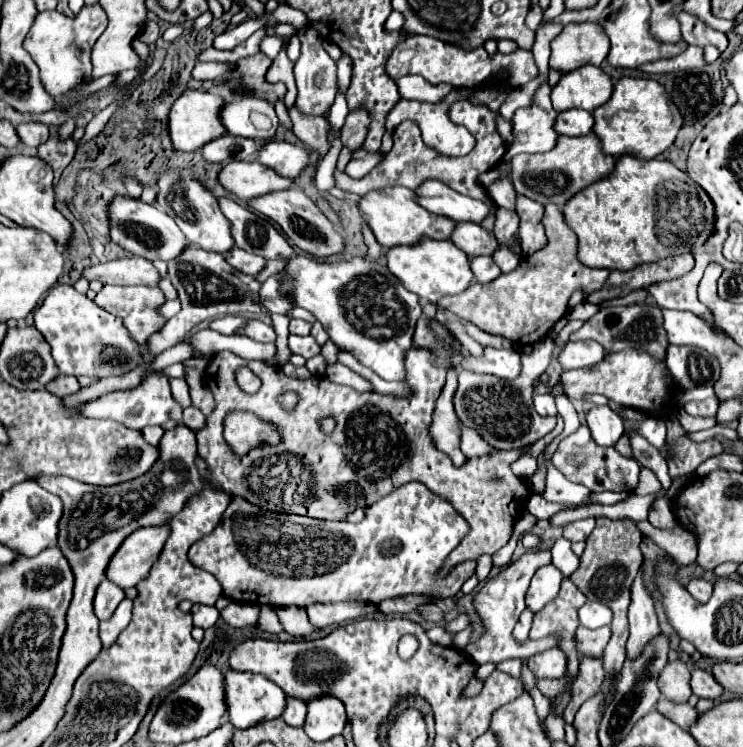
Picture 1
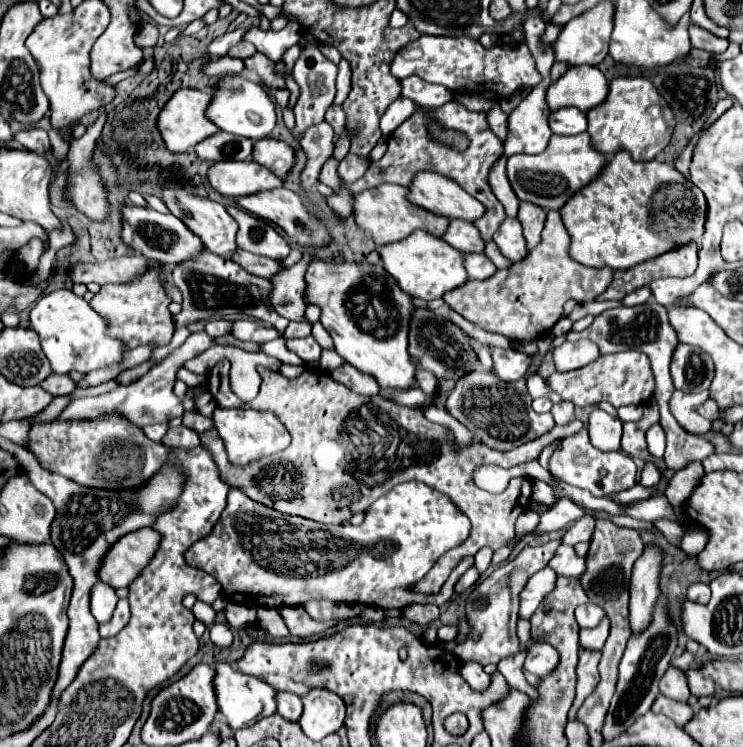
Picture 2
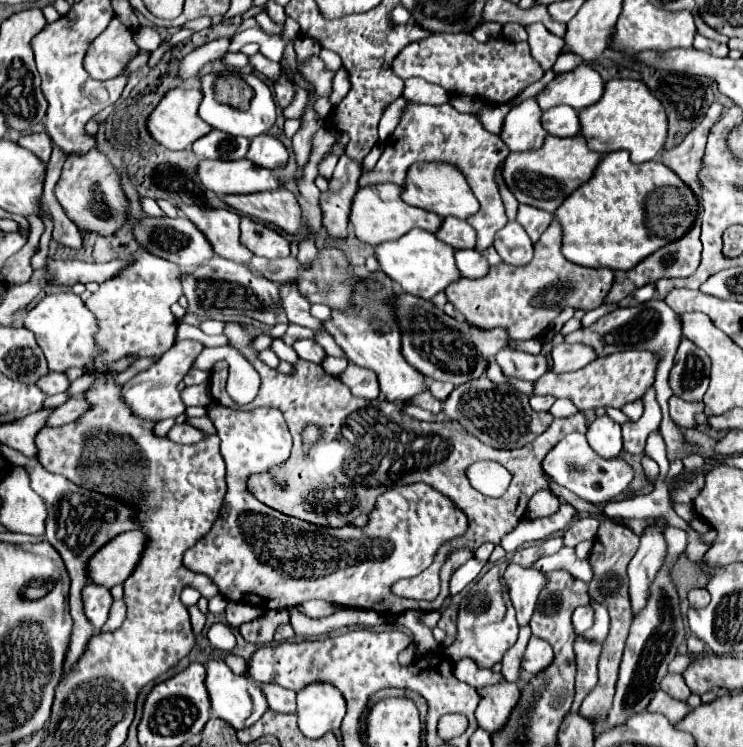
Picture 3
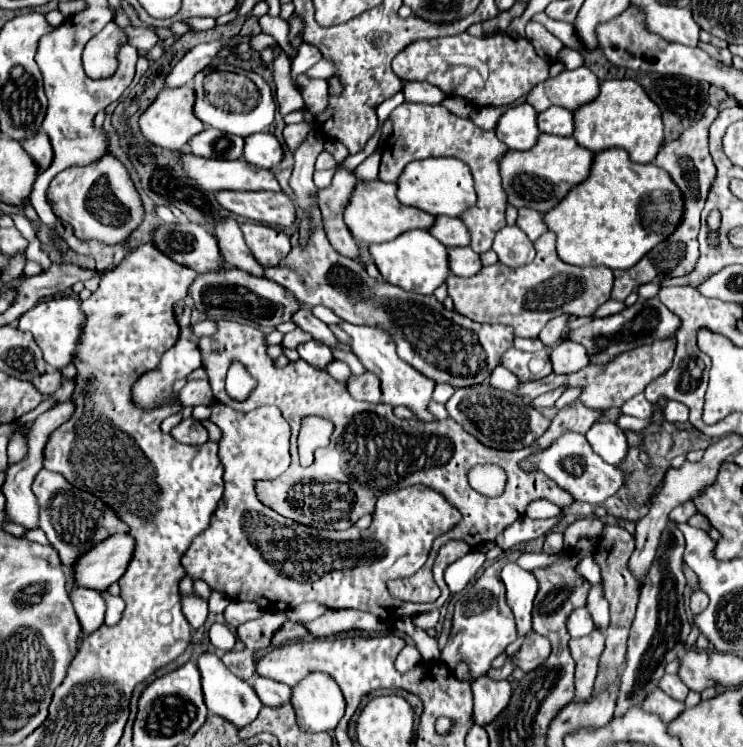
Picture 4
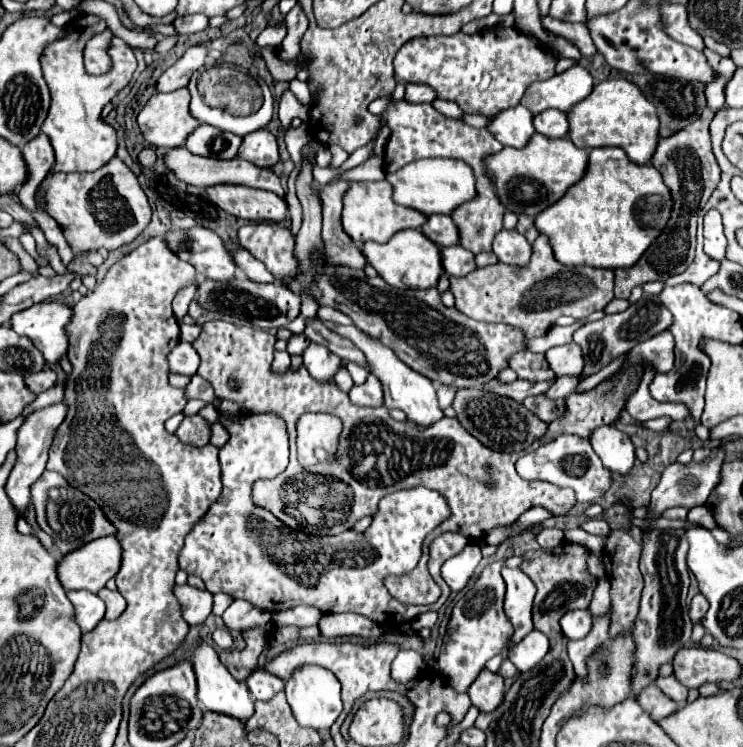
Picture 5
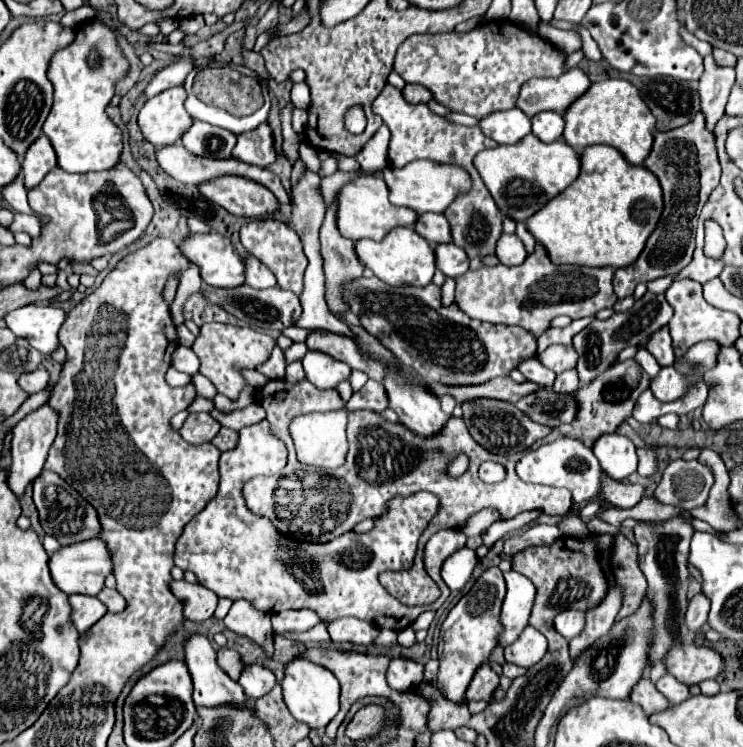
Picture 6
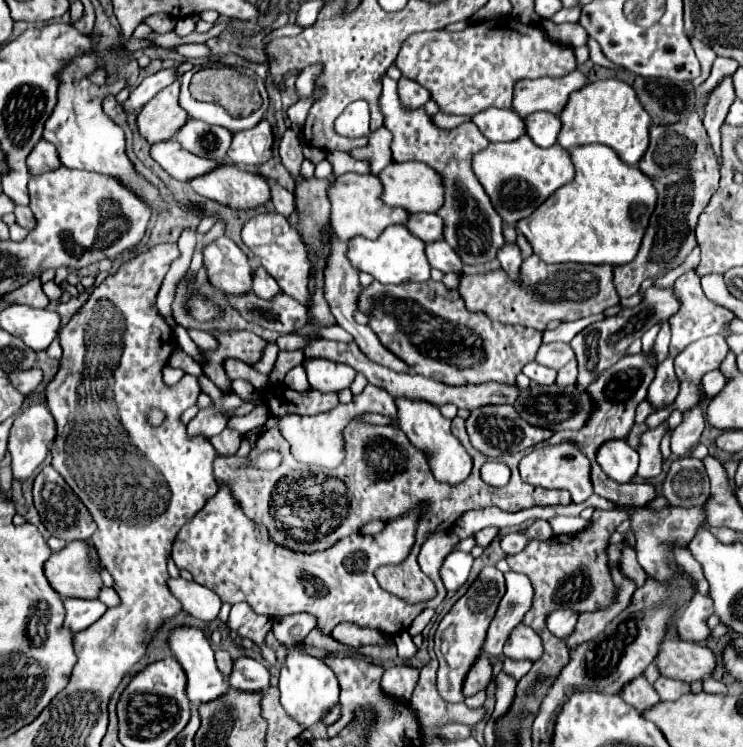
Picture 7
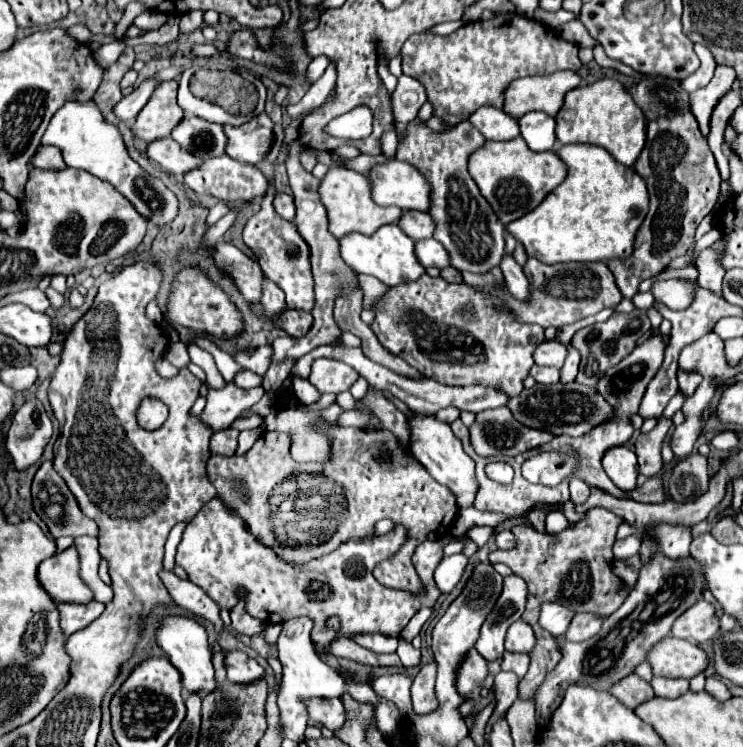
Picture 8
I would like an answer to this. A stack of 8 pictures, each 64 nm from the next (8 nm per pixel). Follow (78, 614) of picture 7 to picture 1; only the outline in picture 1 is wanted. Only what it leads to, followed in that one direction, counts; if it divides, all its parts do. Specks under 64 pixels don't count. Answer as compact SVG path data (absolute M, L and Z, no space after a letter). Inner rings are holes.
M102 580L100 586L96 588L96 596L94 596L94 612L98 620L108 620L116 606L122 602L124 598L124 590L118 588L116 584L112 584L110 580Z

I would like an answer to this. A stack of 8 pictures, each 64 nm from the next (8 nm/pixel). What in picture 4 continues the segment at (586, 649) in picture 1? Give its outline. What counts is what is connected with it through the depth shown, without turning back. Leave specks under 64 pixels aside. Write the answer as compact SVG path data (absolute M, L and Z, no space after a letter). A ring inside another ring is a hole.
M592 586L592 590L589 591L586 608L588 608L595 628L602 628L606 630L608 626L608 600L604 598L604 592L600 586Z

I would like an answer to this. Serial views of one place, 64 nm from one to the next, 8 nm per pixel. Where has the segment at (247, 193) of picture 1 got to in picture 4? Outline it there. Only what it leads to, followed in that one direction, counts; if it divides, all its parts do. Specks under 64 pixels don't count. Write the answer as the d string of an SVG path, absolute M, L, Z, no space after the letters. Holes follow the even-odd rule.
M180 154L184 174L200 188L216 190L272 190L280 192L280 184L270 170L248 164L246 160L208 160L194 154Z

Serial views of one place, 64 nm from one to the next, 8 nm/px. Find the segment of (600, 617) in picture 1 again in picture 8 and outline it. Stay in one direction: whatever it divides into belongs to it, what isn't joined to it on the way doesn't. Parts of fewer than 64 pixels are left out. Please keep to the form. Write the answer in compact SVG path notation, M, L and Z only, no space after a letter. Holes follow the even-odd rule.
M542 602L540 604L540 626L548 630L552 636L564 636L574 612L558 602Z

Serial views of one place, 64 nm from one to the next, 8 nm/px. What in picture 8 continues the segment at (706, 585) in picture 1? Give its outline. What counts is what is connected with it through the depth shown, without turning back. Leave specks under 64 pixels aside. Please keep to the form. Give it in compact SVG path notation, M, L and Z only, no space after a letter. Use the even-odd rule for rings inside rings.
M700 600L676 618L670 634L682 640L694 640L700 646L706 644L716 632L720 632L720 618L716 616L712 604Z

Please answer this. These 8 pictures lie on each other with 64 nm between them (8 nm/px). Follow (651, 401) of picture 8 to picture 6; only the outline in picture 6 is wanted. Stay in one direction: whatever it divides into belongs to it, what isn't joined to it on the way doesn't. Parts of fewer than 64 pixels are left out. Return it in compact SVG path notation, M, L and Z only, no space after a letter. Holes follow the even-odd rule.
M658 372L658 376L650 384L650 390L660 402L672 402L688 390L688 382L690 380L680 376L678 372Z

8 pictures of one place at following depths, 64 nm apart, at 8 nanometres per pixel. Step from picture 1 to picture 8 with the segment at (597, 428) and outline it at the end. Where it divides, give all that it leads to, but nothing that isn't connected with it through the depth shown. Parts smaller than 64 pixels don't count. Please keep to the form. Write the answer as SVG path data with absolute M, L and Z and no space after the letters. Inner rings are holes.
M616 446L604 454L604 472L608 478L624 492L636 490L638 480L638 460L632 450L626 446Z

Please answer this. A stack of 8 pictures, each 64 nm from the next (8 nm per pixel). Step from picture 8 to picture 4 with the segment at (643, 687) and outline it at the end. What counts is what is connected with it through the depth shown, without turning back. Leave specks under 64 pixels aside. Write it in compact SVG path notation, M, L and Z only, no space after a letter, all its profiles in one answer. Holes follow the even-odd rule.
M656 688L652 694L646 696L646 700L642 702L642 708L646 712L652 712L652 714L660 716L662 722L670 722L670 720L674 720L684 710L684 702L672 700L660 688Z

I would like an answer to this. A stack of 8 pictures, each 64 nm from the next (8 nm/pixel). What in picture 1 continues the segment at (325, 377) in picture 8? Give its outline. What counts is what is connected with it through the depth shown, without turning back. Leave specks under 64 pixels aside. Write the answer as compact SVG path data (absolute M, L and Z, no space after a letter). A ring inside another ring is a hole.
M290 334L288 340L290 340L288 346L290 346L292 354L300 354L306 360L320 354L320 346L316 344L316 340L312 336L294 336L294 334Z

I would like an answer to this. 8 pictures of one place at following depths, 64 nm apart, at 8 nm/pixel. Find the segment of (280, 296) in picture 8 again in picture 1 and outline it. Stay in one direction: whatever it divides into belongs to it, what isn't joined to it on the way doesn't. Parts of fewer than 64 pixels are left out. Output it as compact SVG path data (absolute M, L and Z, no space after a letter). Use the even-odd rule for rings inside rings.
M174 170L170 174L162 174L158 180L158 188L160 188L156 198L158 206L164 212L168 212L168 216L172 216L176 224L180 224L180 230L184 232L184 236L188 236L192 244L216 254L232 250L234 246L232 224L222 214L218 200L212 196L212 192L208 192L200 182L196 182L188 170Z

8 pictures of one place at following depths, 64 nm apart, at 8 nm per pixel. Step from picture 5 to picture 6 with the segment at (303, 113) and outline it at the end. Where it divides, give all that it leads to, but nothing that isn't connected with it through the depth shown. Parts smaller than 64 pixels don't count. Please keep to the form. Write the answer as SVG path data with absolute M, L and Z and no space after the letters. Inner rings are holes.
M288 104L282 112L280 112L280 118L282 118L282 134L284 134L284 144L282 144L282 150L284 150L284 156L290 160L290 164L296 164L296 160L300 160L300 154L298 154L298 148L300 148L300 134L294 132L292 124L290 124L290 112L292 112L292 104Z

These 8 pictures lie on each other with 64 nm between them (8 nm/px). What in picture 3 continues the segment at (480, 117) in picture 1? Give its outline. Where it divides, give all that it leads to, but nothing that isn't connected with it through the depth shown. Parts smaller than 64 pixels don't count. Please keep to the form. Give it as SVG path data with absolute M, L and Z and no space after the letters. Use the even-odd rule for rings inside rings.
M410 102L402 112L396 130L386 140L386 148L378 160L378 166L372 172L364 172L358 184L368 186L376 182L396 182L398 186L402 186L410 164L420 160L444 160L456 164L468 176L468 184L480 202L480 210L468 218L468 224L476 230L476 250L484 252L488 246L492 246L498 228L508 222L496 180L498 166L506 160L508 154L510 150L500 140L500 136L484 130L474 114L460 114L450 104L428 106ZM326 154L326 156L320 160L320 164L318 164L318 172L330 180L330 176L332 176L332 172L334 172L334 166L336 166L336 156L334 156L334 154Z

